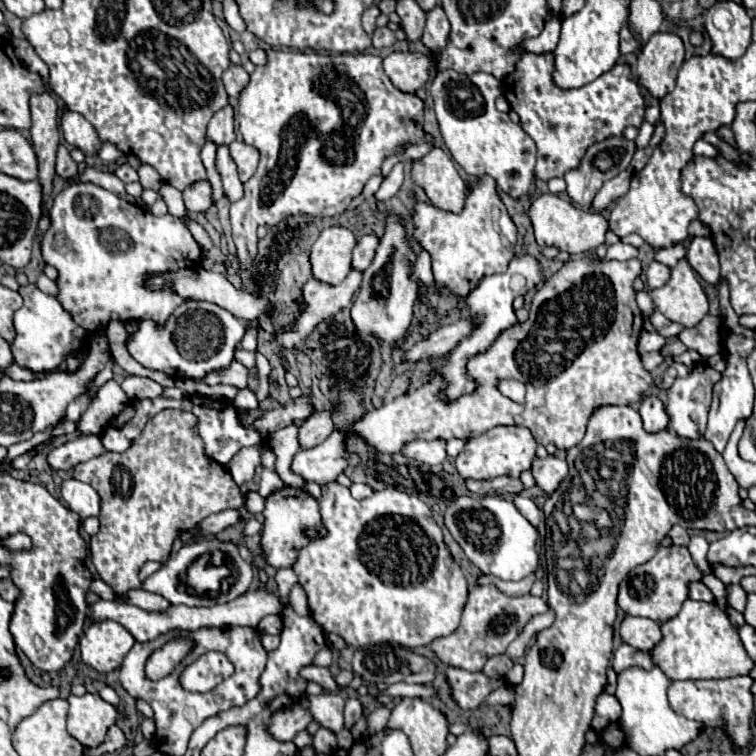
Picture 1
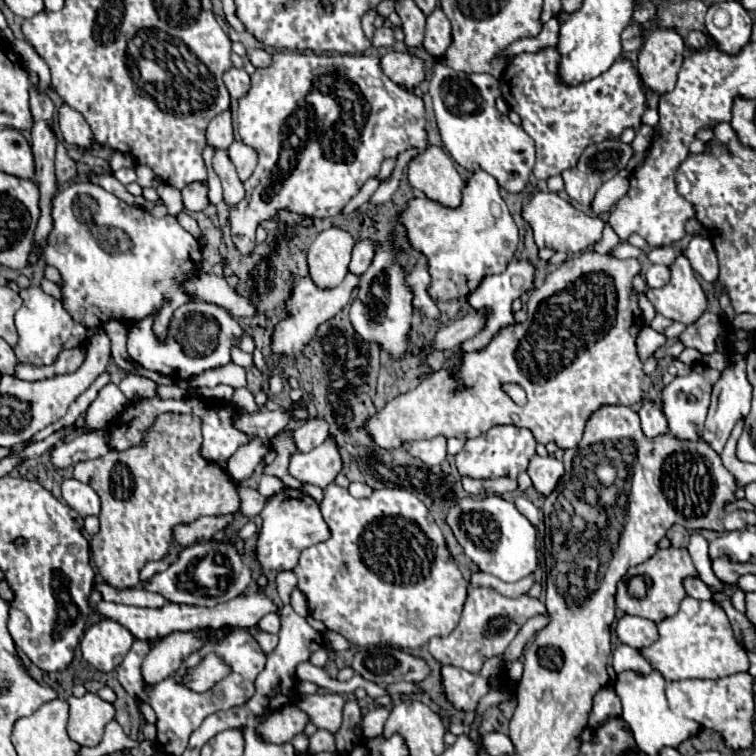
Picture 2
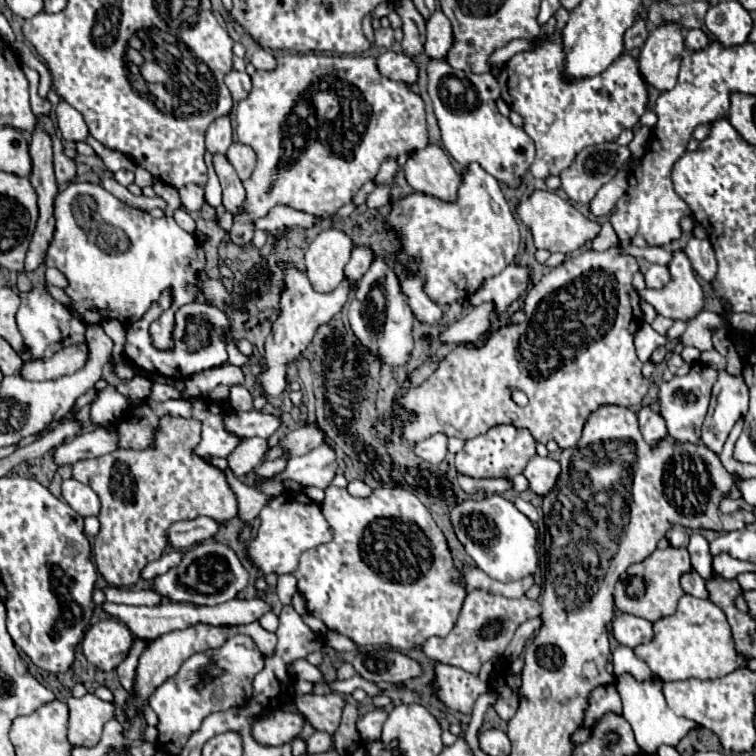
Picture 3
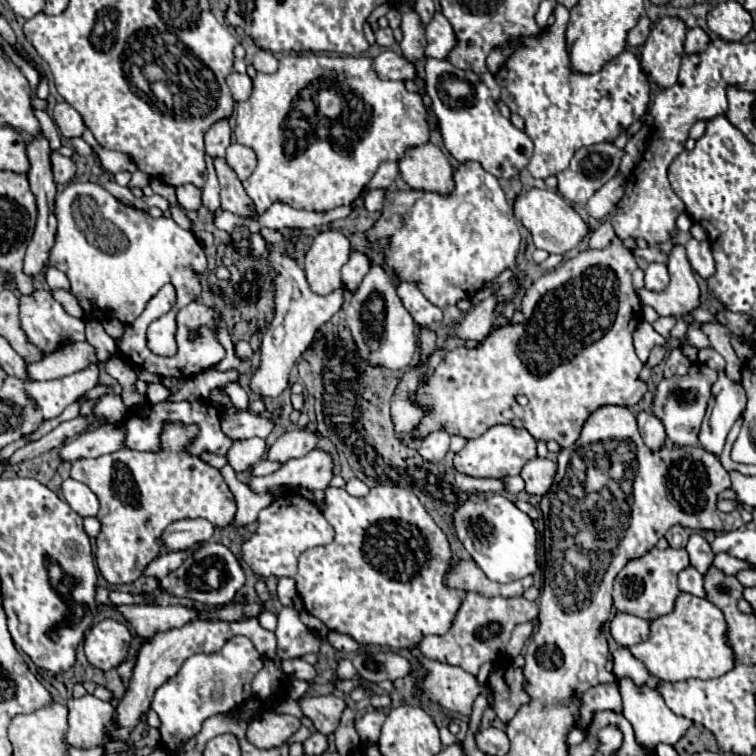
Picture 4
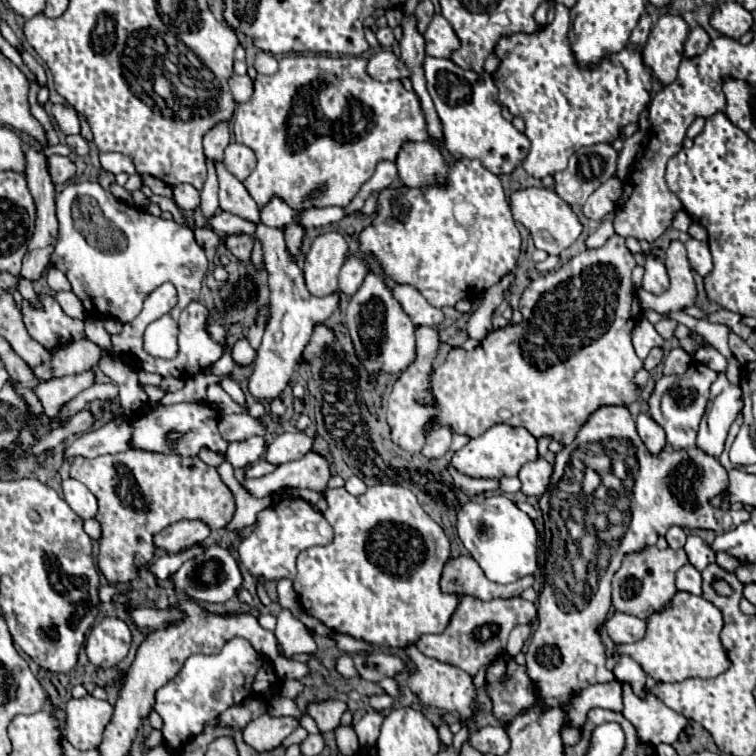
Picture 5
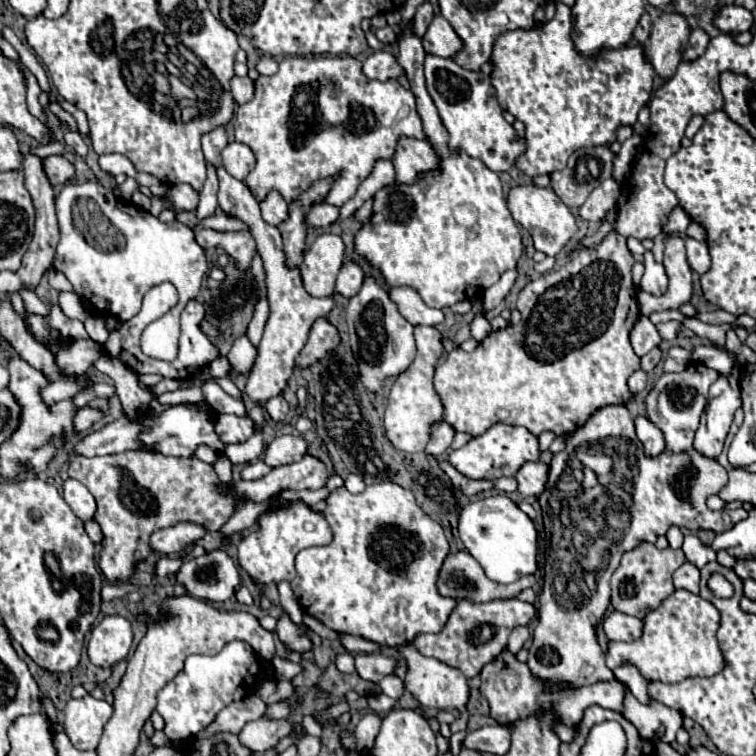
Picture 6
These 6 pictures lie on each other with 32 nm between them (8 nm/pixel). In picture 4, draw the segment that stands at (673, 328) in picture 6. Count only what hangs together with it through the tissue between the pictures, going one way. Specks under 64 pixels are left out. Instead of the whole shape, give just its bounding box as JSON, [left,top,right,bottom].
[652,318,676,338]

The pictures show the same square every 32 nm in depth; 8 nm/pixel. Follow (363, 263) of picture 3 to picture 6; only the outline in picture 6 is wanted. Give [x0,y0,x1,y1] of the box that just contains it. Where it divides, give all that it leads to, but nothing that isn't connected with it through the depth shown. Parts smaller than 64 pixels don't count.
[336,260,364,298]

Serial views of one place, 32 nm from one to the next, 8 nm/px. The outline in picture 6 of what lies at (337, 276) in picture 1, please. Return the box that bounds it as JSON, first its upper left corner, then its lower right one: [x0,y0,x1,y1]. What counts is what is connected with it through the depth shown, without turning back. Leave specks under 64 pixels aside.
[302,234,344,296]

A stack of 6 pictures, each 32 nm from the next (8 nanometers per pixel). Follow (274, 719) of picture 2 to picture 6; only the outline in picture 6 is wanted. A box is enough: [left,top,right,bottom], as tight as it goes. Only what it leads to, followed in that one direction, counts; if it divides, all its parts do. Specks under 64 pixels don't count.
[240,718,294,752]

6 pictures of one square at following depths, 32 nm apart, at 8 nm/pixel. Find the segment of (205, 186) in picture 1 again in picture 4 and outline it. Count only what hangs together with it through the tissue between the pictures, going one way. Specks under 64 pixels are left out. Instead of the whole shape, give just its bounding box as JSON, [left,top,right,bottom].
[176,184,202,210]

